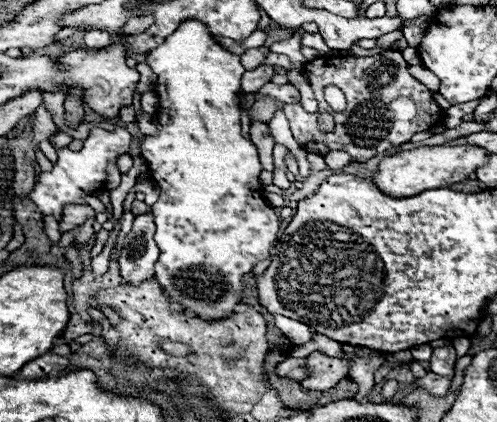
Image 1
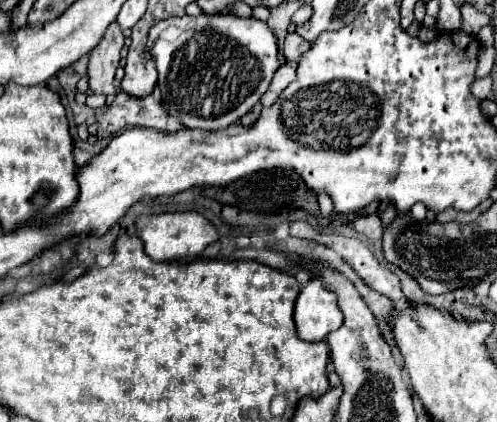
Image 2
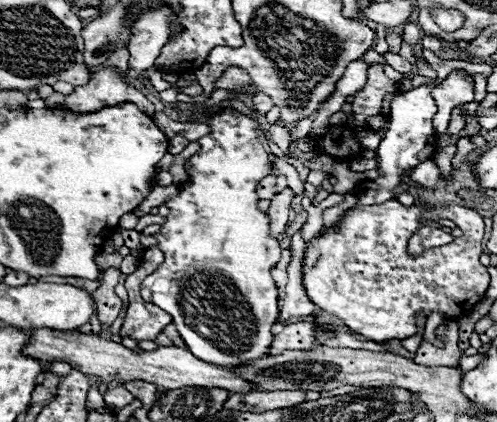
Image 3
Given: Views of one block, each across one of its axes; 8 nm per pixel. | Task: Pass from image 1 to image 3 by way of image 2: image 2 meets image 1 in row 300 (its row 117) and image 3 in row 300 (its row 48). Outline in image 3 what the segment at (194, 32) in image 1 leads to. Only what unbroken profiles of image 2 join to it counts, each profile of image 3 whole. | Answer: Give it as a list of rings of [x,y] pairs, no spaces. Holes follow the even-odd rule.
[[[222,108],[220,112],[192,110],[188,122],[206,122],[210,132],[198,138],[200,150],[188,160],[188,180],[180,186],[178,196],[166,200],[170,214],[160,232],[154,234],[158,248],[164,252],[164,262],[144,278],[142,296],[172,316],[182,340],[196,358],[230,368],[266,354],[274,338],[270,328],[278,318],[278,292],[270,272],[278,264],[282,248],[270,236],[270,218],[258,208],[260,198],[256,194],[258,182],[270,174],[270,160],[260,142],[256,120],[234,108]]]

